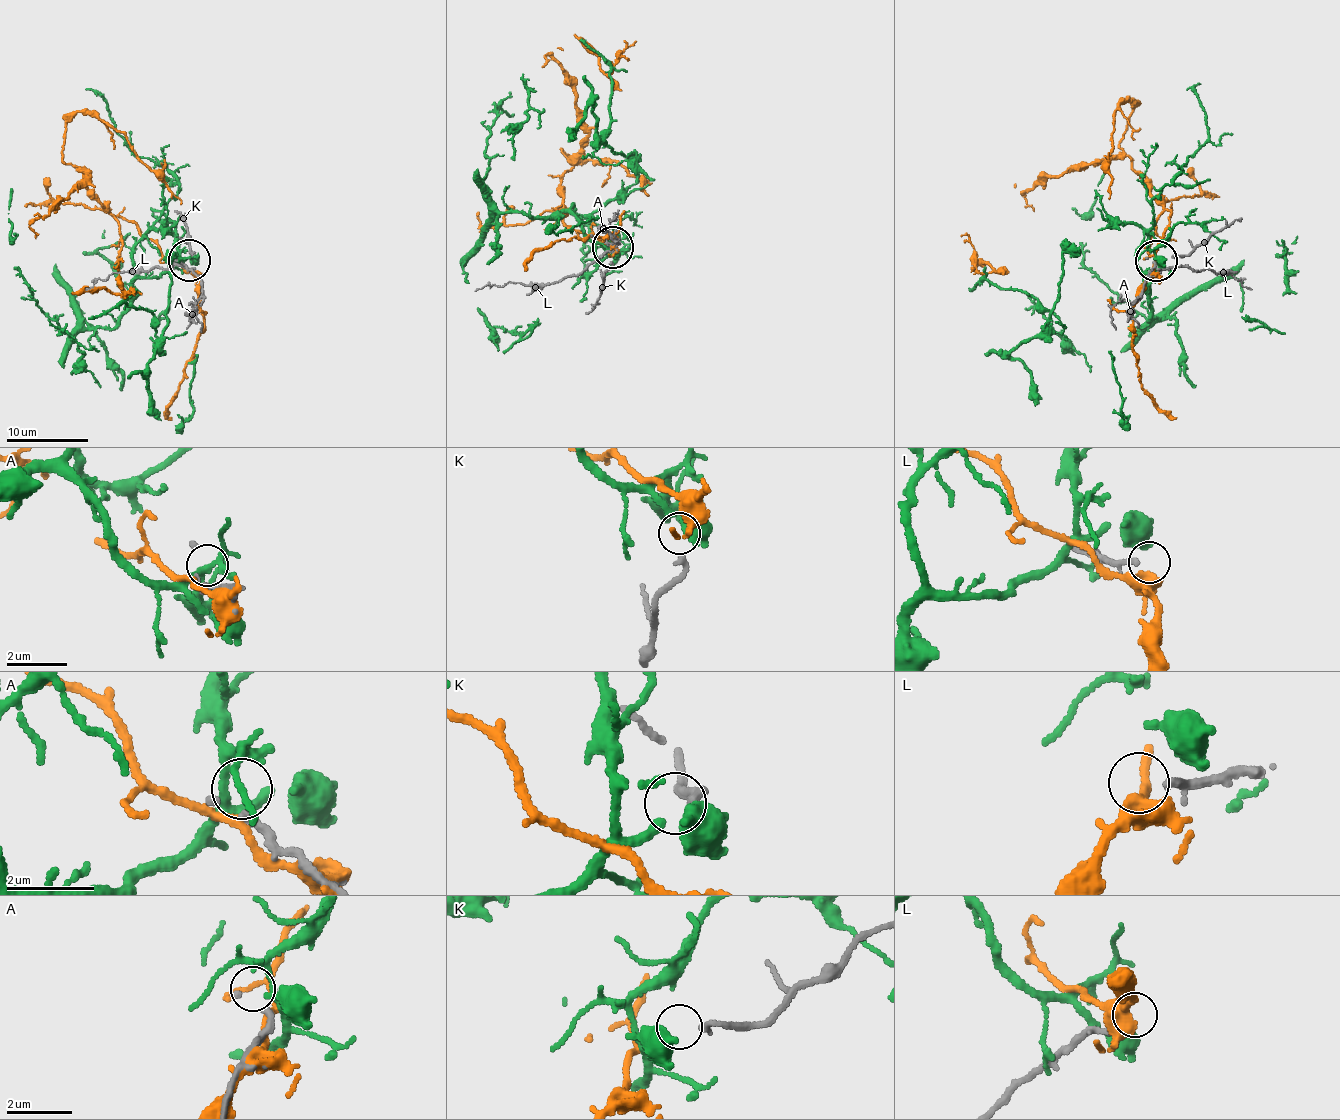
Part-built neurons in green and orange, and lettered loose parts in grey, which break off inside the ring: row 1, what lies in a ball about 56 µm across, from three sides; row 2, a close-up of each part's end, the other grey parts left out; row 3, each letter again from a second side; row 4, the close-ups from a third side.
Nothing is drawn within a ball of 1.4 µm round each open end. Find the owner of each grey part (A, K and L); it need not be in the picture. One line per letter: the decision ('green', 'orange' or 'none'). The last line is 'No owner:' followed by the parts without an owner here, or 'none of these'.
A: none
K: green
L: none
No owner: A, L

